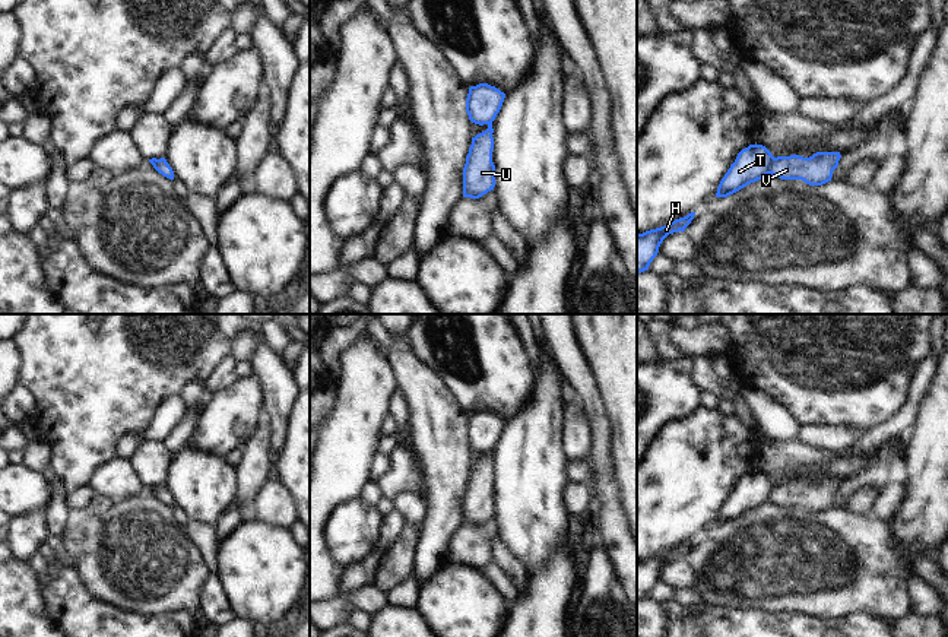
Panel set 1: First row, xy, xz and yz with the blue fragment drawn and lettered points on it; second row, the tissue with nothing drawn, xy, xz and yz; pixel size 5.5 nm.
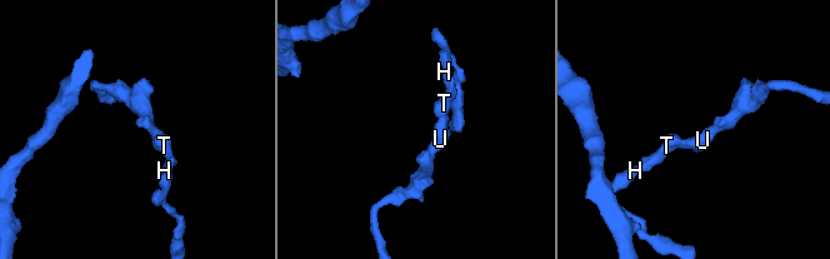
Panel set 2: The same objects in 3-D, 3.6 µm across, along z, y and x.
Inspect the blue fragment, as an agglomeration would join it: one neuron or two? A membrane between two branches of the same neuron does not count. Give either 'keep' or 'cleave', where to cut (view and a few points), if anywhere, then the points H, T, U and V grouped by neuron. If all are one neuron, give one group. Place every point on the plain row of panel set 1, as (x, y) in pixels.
cleave | yz (774, 485), (769, 500) | H T / U V

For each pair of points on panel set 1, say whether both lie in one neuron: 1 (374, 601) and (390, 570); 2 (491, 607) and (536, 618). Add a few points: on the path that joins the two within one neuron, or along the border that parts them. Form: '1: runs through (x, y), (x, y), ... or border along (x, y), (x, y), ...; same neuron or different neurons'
1: border along (373, 583), (386, 592); different neurons
2: border along (507, 611), (504, 621); different neurons

